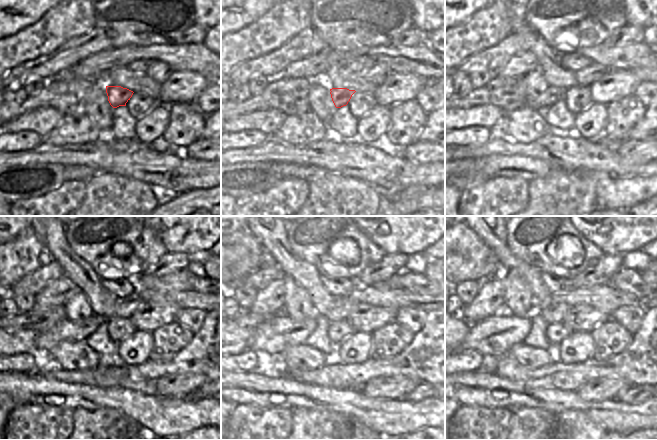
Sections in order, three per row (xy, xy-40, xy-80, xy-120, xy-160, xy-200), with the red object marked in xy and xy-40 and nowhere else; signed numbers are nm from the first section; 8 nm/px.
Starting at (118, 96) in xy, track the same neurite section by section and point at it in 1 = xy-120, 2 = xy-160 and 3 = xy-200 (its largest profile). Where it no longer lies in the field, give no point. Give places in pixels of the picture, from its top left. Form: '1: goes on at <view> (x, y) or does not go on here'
1: goes on at xy-120 (73, 330)
2: goes on at xy-160 (272, 337)
3: goes on at xy-200 (496, 335)

